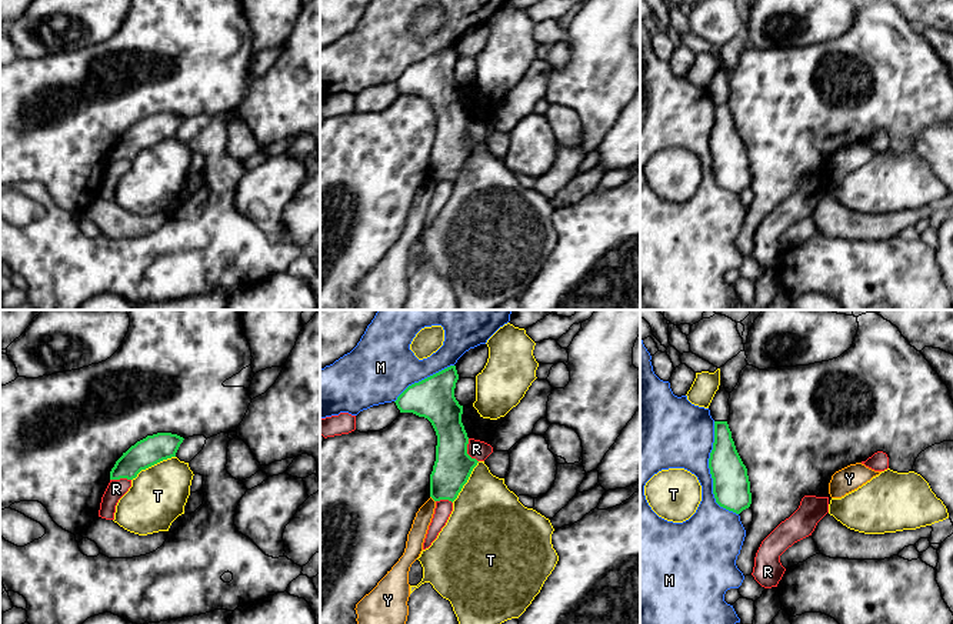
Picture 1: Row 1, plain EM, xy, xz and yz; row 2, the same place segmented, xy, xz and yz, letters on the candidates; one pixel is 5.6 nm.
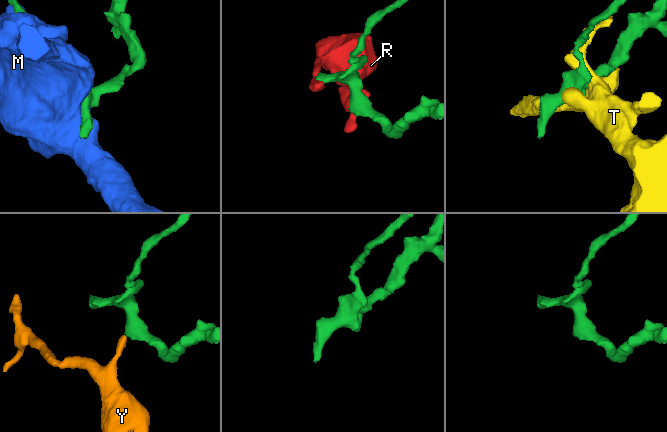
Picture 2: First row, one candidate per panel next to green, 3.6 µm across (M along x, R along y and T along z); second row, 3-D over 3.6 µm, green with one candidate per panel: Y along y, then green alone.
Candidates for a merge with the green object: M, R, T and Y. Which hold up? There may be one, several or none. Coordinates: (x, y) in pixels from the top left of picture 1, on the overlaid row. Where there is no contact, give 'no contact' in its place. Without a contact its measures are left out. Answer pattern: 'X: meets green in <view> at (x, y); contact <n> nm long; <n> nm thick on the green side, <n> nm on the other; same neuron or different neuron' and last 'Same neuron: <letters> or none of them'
M: meets green in yz at (710, 473); contact 550 nm long; 200 nm thick on the green side, 340 nm on the other; different neuron
R: meets green in xz at (466, 451); contact 150 nm long; 220 nm thick on the green side, 110 nm on the other; different neuron
T: meets green in xy at (153, 464); contact 280 nm long; 160 nm thick on the green side, 320 nm on the other; different neuron
Y: meets green in xz at (432, 497); contact 50 nm long; 220 nm thick on the green side, 100 nm on the other; different neuron
Same neuron: none of them

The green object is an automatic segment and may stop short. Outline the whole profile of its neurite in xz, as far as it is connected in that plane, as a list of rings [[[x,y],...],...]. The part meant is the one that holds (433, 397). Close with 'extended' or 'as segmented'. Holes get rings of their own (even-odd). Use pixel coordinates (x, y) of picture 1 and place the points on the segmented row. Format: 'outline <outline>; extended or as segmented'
outline [[[450,366],[409,386],[394,401],[400,413],[427,418],[436,431],[436,461],[430,474],[430,497],[434,501],[453,503],[479,463],[467,454],[463,406],[454,397],[457,380],[456,366]]]; as segmented

